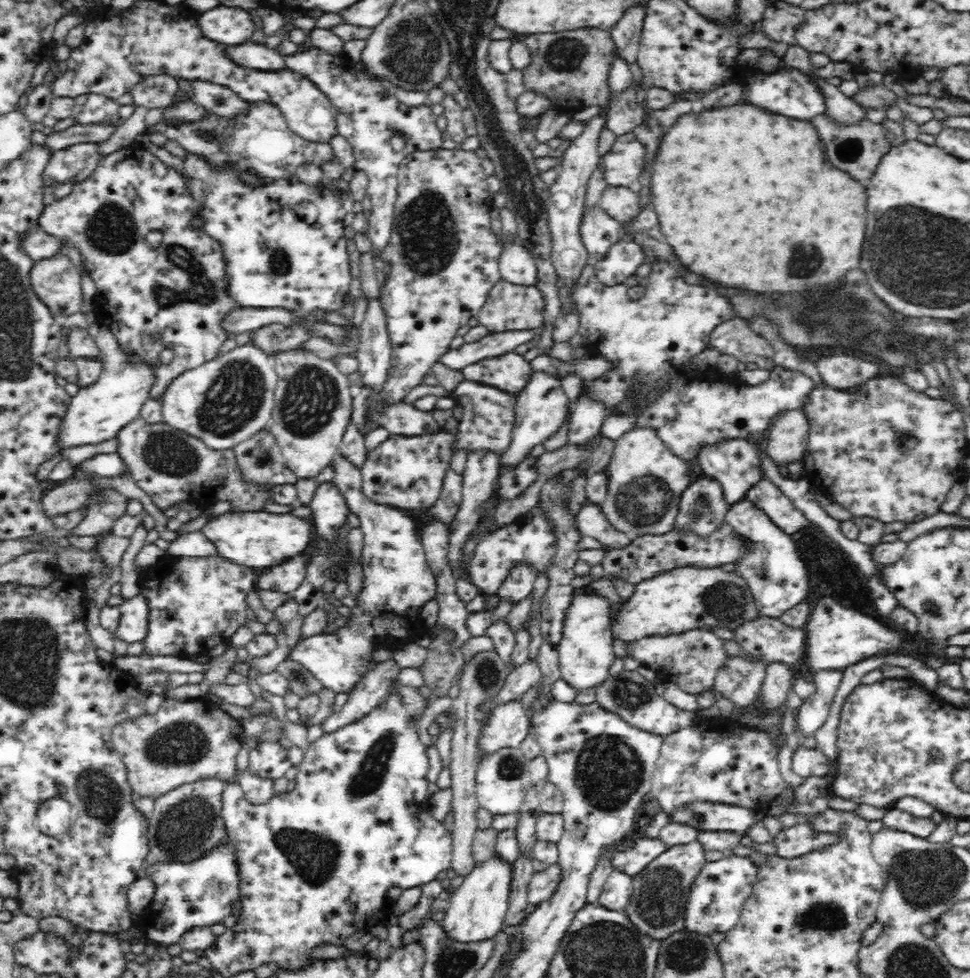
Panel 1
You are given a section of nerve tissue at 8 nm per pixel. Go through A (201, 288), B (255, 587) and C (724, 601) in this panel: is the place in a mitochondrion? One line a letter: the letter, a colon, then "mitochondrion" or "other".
A: mitochondrion
B: other
C: mitochondrion

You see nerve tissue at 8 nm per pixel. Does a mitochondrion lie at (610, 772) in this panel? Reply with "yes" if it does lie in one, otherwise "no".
yes

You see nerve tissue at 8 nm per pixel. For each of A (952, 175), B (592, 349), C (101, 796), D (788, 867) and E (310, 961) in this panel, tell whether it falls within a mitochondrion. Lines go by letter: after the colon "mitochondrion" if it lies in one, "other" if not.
A: other
B: other
C: mitochondrion
D: other
E: other

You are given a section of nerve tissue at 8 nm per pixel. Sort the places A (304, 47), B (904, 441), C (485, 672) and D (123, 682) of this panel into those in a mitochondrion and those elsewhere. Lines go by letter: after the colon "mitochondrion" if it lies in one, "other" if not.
A: other
B: mitochondrion
C: mitochondrion
D: other

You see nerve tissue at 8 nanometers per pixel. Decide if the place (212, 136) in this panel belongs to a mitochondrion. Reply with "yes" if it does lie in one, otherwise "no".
yes

